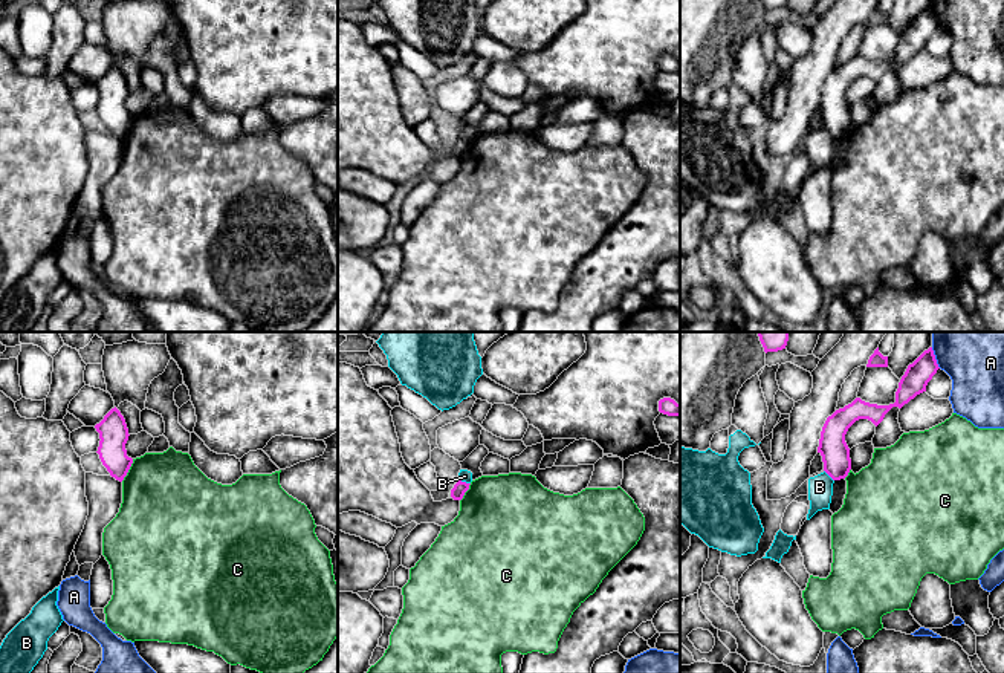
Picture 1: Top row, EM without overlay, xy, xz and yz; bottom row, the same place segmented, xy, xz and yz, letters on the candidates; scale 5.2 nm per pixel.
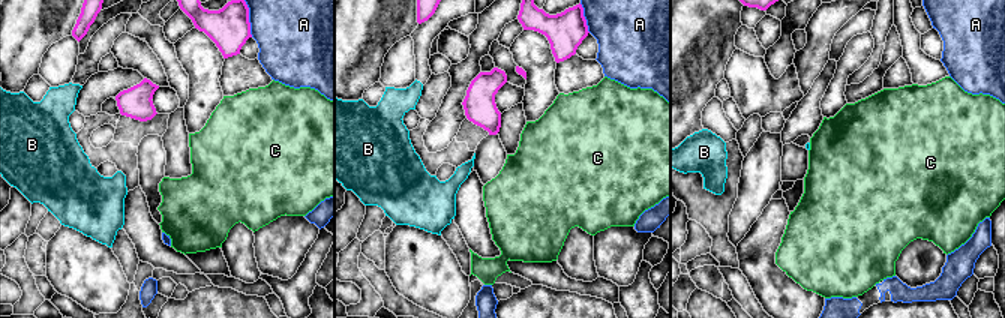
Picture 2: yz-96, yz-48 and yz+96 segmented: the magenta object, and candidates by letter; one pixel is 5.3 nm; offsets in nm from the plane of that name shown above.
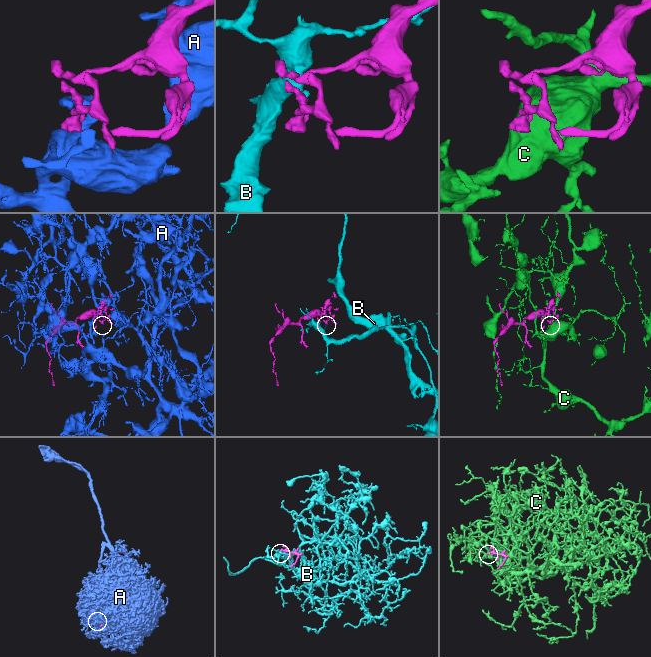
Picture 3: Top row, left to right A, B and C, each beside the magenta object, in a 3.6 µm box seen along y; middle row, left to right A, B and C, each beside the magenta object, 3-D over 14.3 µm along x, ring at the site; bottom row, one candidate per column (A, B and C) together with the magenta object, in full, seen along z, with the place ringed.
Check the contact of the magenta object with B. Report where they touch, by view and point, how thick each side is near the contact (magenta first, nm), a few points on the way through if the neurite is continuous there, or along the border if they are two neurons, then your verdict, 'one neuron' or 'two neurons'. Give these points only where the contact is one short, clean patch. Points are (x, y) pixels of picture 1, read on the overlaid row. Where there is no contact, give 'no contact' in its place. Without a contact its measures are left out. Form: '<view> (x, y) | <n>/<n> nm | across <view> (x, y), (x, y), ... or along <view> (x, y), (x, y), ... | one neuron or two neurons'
xz (465, 482) | 70/60 nm | along xz (459, 479), (469, 484) | two neurons

